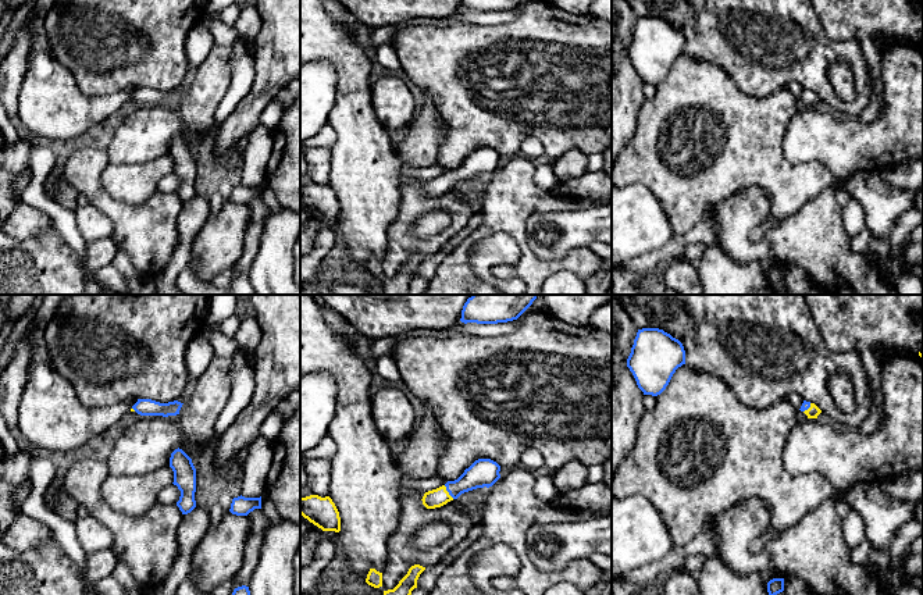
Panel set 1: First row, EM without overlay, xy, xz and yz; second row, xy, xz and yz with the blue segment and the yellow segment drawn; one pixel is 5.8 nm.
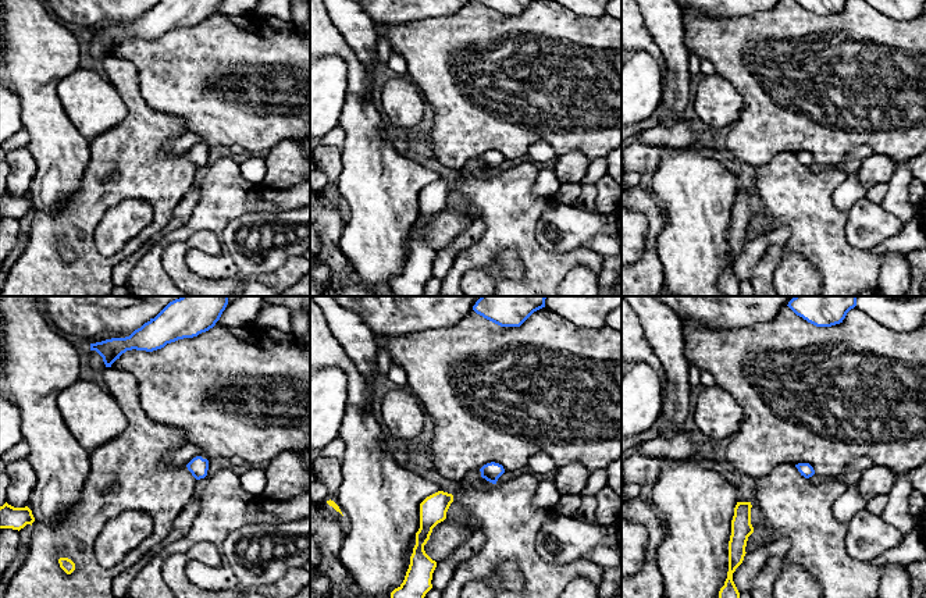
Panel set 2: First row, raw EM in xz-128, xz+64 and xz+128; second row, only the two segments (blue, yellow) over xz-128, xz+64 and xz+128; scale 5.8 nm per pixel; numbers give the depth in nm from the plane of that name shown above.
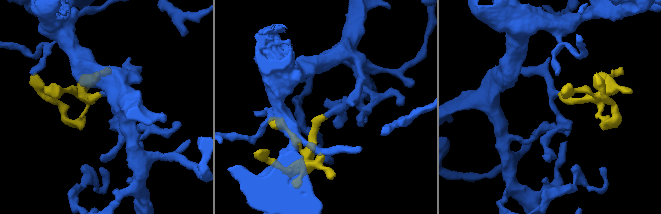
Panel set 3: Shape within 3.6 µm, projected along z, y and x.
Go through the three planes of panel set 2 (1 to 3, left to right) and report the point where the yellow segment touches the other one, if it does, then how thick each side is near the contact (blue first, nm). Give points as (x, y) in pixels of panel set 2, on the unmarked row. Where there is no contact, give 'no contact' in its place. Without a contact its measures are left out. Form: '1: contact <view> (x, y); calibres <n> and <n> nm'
1: no contact
2: no contact
3: no contact

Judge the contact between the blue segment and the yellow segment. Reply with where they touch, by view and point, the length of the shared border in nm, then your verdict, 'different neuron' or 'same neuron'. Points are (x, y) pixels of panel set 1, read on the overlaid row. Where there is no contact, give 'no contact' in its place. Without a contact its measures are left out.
xz (448, 491) | 100 nm | same neuron

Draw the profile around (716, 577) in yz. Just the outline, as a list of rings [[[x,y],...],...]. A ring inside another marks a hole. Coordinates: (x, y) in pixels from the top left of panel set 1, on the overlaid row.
[[[719,556],[706,557],[696,576],[701,595],[769,595],[767,582],[785,578],[777,571],[758,571],[748,576],[737,574]]]

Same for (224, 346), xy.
[[[218,329],[210,332],[209,341],[214,356],[220,357],[232,357],[239,348],[234,338],[221,334]]]

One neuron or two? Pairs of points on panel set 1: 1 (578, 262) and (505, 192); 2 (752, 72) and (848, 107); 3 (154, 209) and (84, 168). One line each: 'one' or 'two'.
1: one
2: one
3: one

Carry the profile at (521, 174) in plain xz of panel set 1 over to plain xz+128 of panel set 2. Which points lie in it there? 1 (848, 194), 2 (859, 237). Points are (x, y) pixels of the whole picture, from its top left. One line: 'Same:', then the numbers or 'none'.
Same: none

